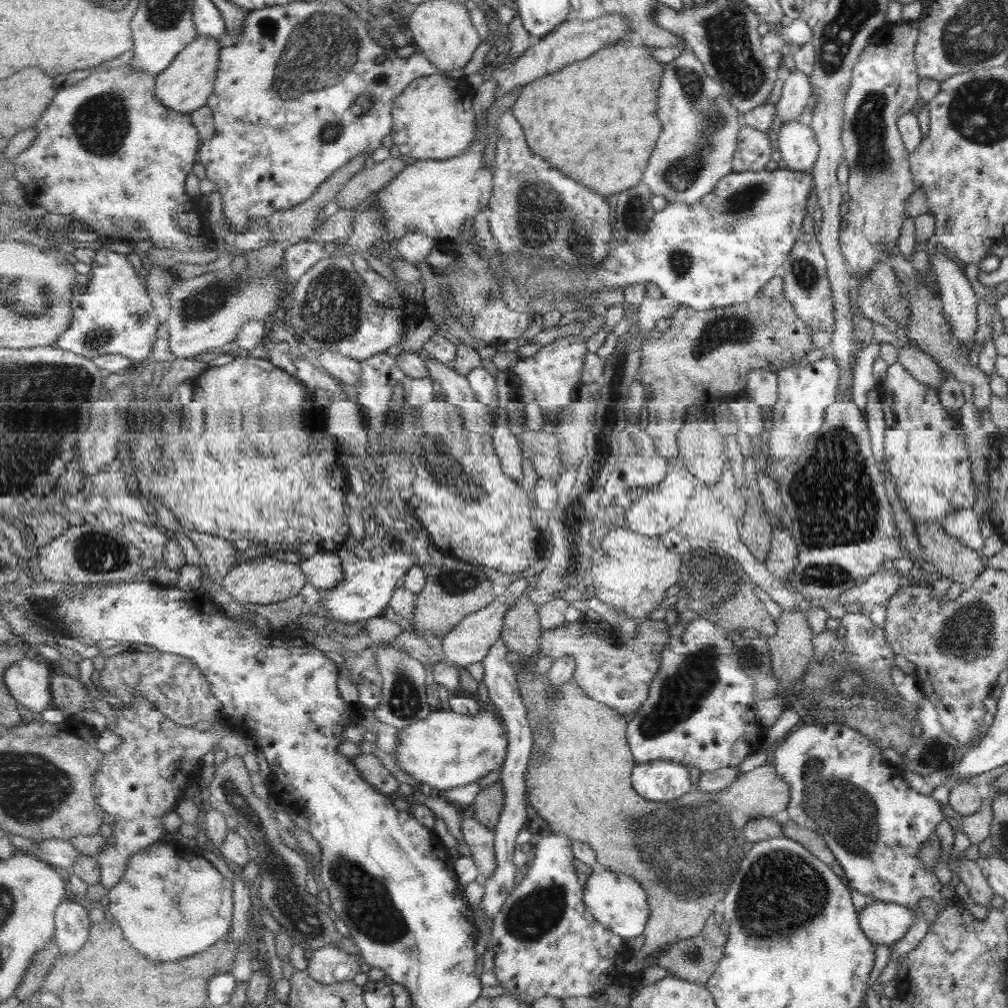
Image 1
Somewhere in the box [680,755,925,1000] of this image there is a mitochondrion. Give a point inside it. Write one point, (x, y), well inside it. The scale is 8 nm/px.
(782, 893)

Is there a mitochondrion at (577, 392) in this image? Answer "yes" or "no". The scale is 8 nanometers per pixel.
no

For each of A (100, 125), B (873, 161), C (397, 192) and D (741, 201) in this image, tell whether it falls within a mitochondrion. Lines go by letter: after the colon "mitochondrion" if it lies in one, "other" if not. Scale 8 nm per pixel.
A: mitochondrion
B: mitochondrion
C: other
D: mitochondrion

